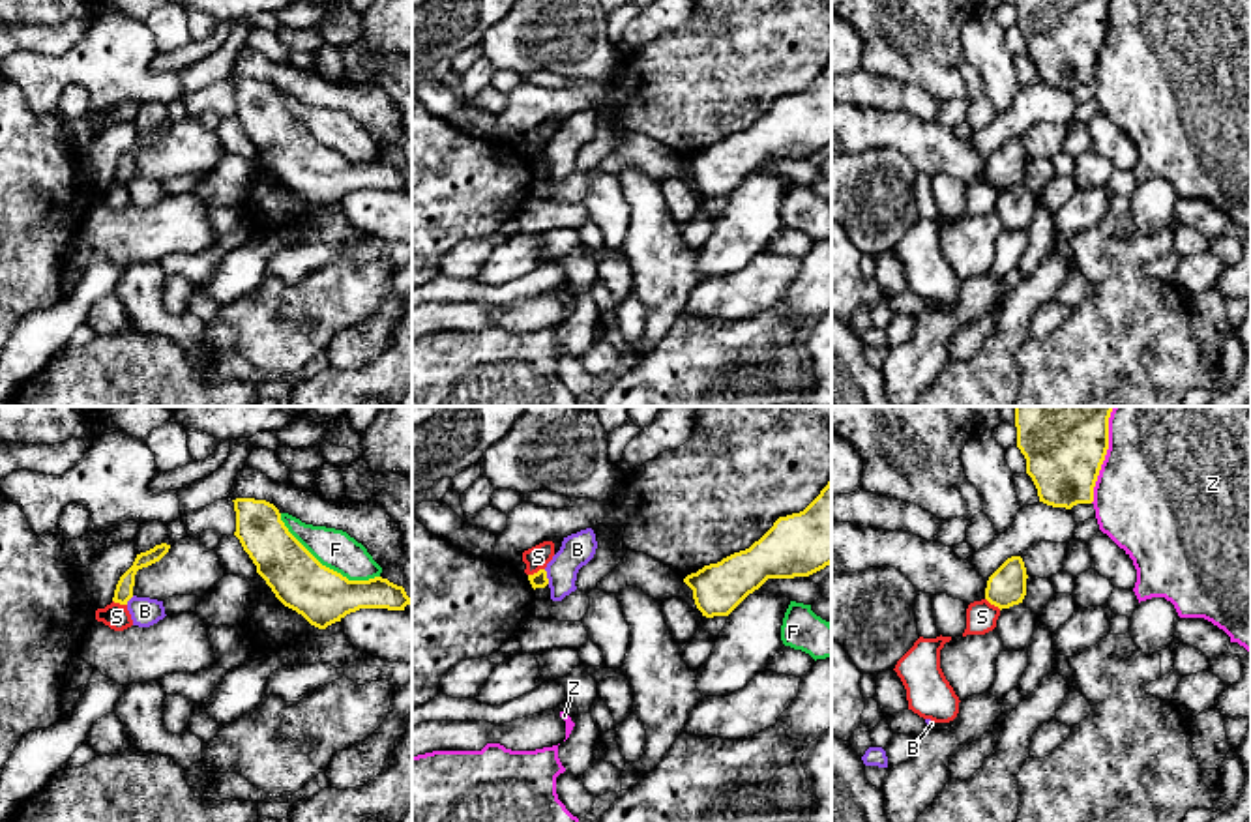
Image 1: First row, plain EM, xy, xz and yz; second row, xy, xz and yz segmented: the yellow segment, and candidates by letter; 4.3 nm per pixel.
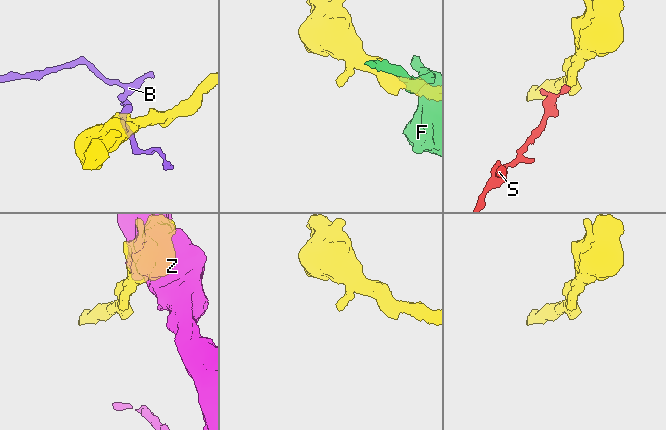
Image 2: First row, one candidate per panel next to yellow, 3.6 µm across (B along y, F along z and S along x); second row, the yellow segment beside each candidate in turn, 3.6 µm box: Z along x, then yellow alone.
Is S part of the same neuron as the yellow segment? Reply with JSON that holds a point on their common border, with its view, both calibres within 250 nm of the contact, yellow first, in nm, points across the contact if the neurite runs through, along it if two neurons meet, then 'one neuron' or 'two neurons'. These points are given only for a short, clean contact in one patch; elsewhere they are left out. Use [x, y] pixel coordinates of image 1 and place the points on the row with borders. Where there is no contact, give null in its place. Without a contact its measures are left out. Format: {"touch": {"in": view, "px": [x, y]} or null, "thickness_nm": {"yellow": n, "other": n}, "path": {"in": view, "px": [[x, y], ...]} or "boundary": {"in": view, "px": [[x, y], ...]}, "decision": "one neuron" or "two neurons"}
{"touch": {"in": "xz", "px": [538, 572]}, "thickness_nm": {"yellow": 70, "other": 100}, "boundary": {"in": "xz", "px": [[544, 568], [529, 575]]}, "decision": "two neurons"}

